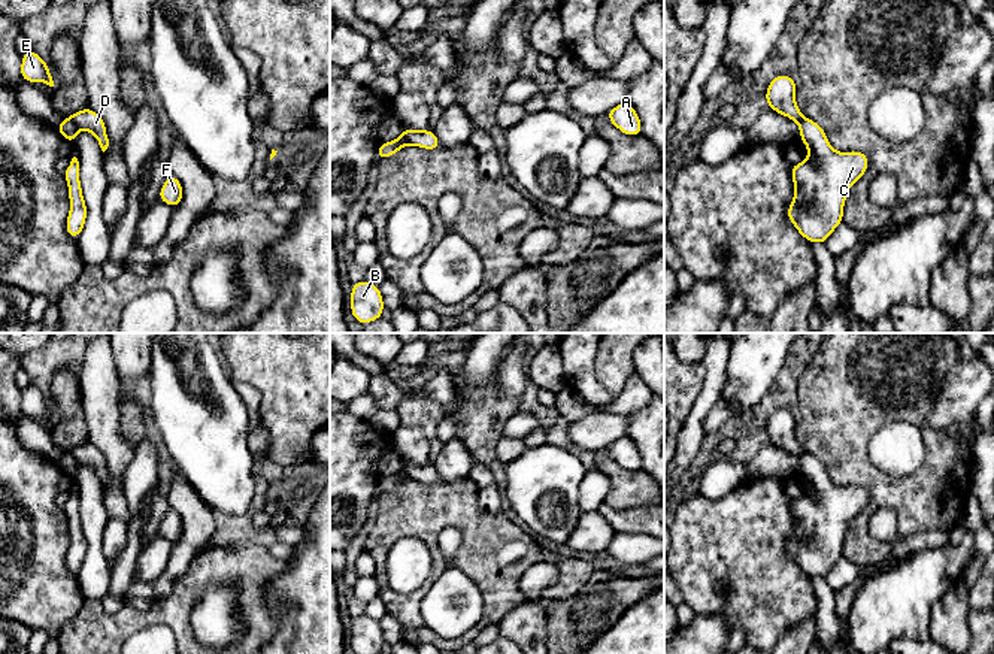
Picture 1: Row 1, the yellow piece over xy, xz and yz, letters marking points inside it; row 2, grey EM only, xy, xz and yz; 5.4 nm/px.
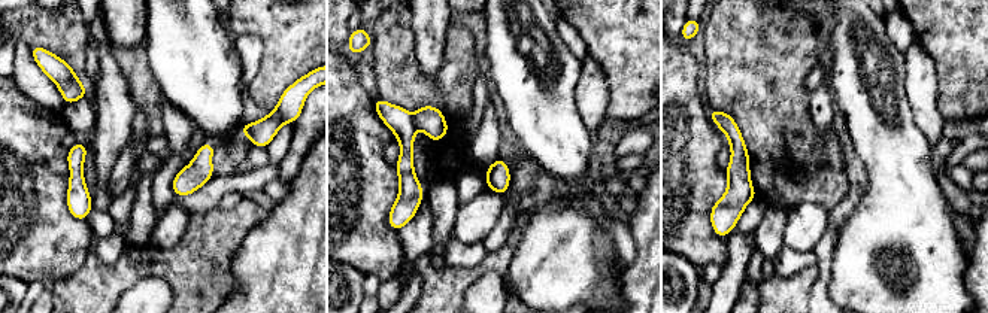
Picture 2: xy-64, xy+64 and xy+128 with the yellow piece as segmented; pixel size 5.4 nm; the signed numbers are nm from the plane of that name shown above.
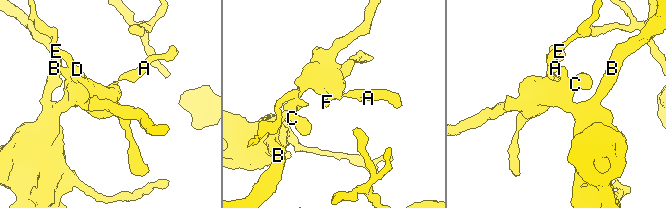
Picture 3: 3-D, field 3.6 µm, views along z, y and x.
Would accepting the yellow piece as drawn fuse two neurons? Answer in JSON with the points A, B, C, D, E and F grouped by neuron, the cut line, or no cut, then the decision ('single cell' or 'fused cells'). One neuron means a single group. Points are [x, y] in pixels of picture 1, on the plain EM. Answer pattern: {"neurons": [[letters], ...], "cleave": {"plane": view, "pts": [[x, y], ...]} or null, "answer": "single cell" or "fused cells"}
{"neurons": [["A", "B", "C", "F"], ["D", "E"]], "cleave": {"plane": "xy", "pts": [[69, 451], [78, 462]]}, "answer": "fused cells"}

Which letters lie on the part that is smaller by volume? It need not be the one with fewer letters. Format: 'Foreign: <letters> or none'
Foreign: D, E

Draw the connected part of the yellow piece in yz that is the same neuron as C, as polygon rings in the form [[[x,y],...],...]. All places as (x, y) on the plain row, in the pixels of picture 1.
[[[809,452],[800,455],[798,461],[809,490],[791,500],[795,529],[787,551],[806,575],[825,578],[843,557],[848,524],[867,506],[869,490],[860,485],[834,485],[824,463]]]

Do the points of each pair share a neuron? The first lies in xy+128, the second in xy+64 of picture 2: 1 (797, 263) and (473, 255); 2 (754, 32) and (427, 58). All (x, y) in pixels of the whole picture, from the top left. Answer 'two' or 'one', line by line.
1: one
2: two

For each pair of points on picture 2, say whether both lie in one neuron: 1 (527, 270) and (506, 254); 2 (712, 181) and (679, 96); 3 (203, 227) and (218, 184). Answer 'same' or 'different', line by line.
1: different
2: same
3: different

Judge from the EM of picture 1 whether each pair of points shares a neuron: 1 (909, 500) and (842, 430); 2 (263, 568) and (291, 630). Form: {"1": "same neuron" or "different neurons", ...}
{"1": "same neuron", "2": "different neurons"}

